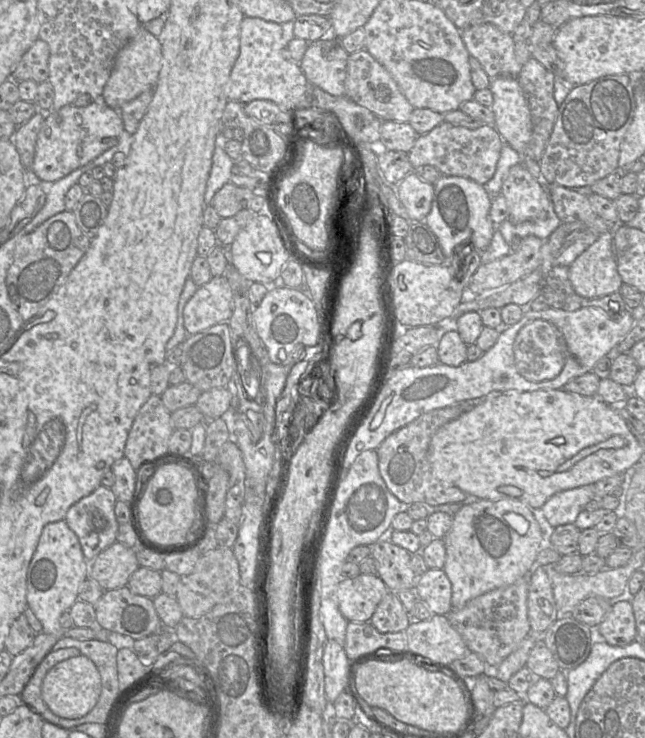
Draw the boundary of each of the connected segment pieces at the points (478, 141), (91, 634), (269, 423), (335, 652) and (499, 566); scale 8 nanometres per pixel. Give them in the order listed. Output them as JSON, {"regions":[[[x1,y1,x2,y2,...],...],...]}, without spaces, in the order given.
{"regions":[[[443,121,431,131,418,135,408,156,414,170,424,165,432,165,442,175,465,177,485,185,495,173,502,146,503,139,494,125,469,129]],[[59,520,45,525,26,574,27,605,42,623,42,632,78,640,97,639,96,626,64,629,59,621,61,614,69,611,78,600,79,590,88,577,89,562,83,555,77,535,66,521]],[[267,361,264,364,266,399,264,402,265,428,263,432,265,433,273,435,276,403,284,390,286,379,292,366,278,365,272,361]],[[333,639,326,641,322,663,325,695,330,705,343,691,347,693,349,661,343,645]],[[471,499,453,515,453,524,443,537,446,562,443,567,452,584,452,607,460,609,470,600,491,590,515,583,528,576,536,566,536,558,546,544,546,536,535,518,532,508,515,500]]]}

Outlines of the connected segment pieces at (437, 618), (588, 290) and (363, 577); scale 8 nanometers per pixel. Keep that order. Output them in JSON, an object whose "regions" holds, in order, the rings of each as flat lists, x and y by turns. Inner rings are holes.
{"regions":[[[434,614,427,620,412,620,405,633,408,647,403,650,433,662,450,665,473,653,446,615]],[[613,230,600,234,569,267,575,292,587,299,618,292,623,281,618,273,612,241]],[[359,574,338,583,336,587,338,608,348,622,370,622,387,591,388,587,378,575]]]}

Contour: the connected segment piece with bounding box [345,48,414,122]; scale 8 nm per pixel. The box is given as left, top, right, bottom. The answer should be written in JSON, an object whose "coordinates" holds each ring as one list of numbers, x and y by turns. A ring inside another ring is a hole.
{"coordinates":[[364,48,348,56,345,96,370,110,382,121,408,122,414,110,390,73]]}

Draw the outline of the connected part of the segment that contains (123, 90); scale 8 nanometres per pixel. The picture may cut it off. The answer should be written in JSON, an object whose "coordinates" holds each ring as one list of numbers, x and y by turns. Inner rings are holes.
{"coordinates":[[144,28,117,53,110,77,104,86,102,99,106,105,119,109,140,94,154,90,162,67,162,45,160,40]]}

